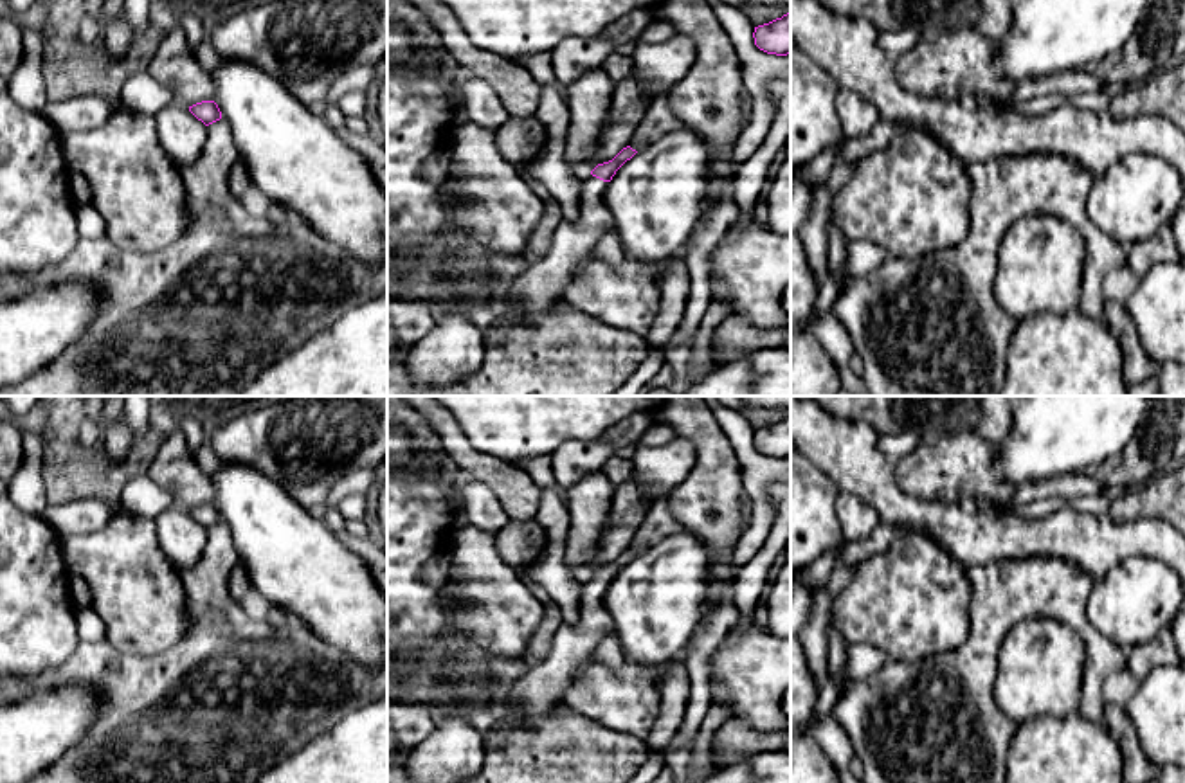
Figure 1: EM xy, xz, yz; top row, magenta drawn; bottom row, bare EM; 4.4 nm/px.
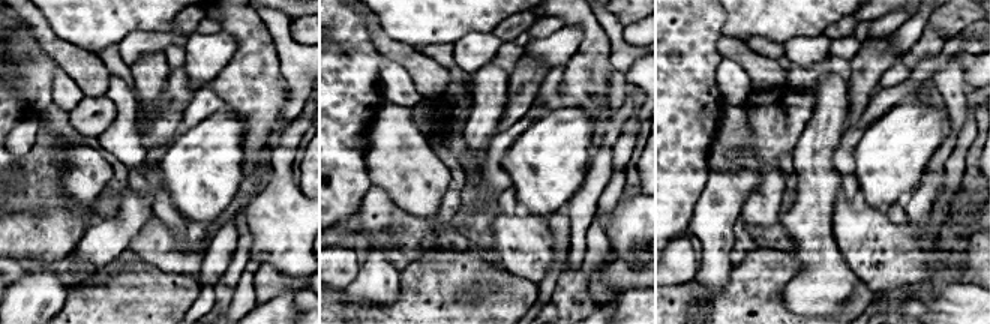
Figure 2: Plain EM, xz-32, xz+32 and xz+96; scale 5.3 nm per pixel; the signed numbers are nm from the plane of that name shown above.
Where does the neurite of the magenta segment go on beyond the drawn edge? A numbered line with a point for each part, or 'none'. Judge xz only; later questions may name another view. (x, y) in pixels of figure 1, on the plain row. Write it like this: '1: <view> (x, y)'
1: xz (539, 690)

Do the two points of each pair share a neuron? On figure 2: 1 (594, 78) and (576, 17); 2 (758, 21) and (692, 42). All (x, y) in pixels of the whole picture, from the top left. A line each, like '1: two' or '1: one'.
1: one
2: two

